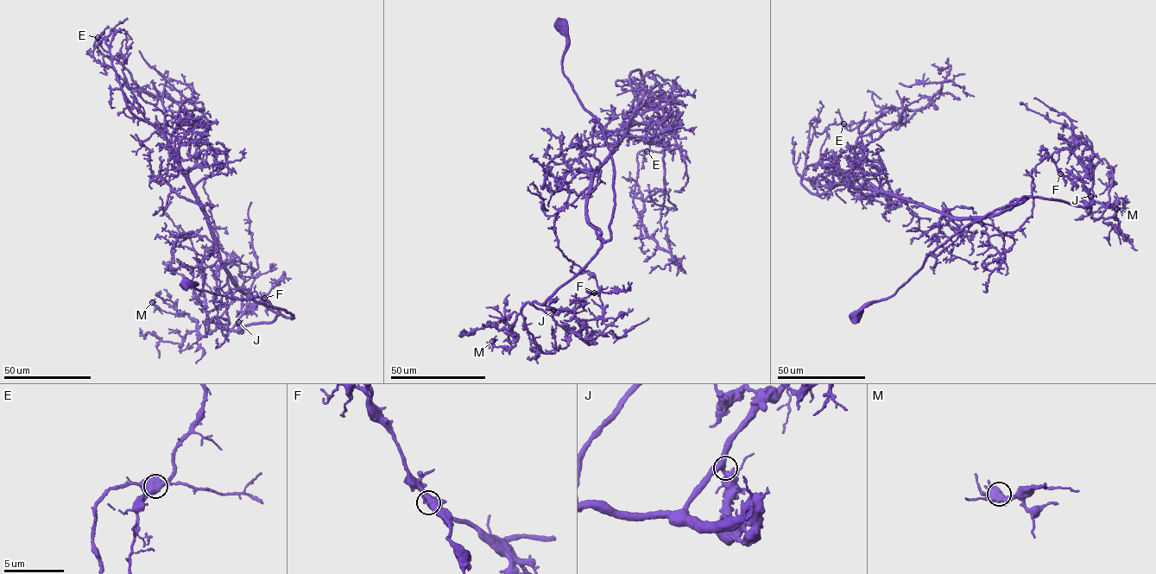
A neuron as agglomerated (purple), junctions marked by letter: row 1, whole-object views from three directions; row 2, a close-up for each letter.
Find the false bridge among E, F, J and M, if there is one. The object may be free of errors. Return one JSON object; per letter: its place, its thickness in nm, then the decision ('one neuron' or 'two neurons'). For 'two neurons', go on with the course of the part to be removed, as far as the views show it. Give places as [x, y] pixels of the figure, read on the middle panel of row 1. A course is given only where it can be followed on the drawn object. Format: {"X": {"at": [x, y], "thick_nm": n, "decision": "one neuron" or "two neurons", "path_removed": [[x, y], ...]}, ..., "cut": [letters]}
{"E": {"at": [647, 151], "thick_nm": 600, "decision": "two neurons", "path_removed": [[647, 150], [639, 152], [636, 159], [636, 182], [645, 210], [641, 223], [657, 246], [670, 252], [666, 221]]}, "F": {"at": [594, 293], "thick_nm": 600, "decision": "one neuron"}, "J": {"at": [553, 310], "thick_nm": 480, "decision": "one neuron"}, "M": {"at": [492, 341], "thick_nm": 550, "decision": "one neuron"}, "cut": ["E"]}

